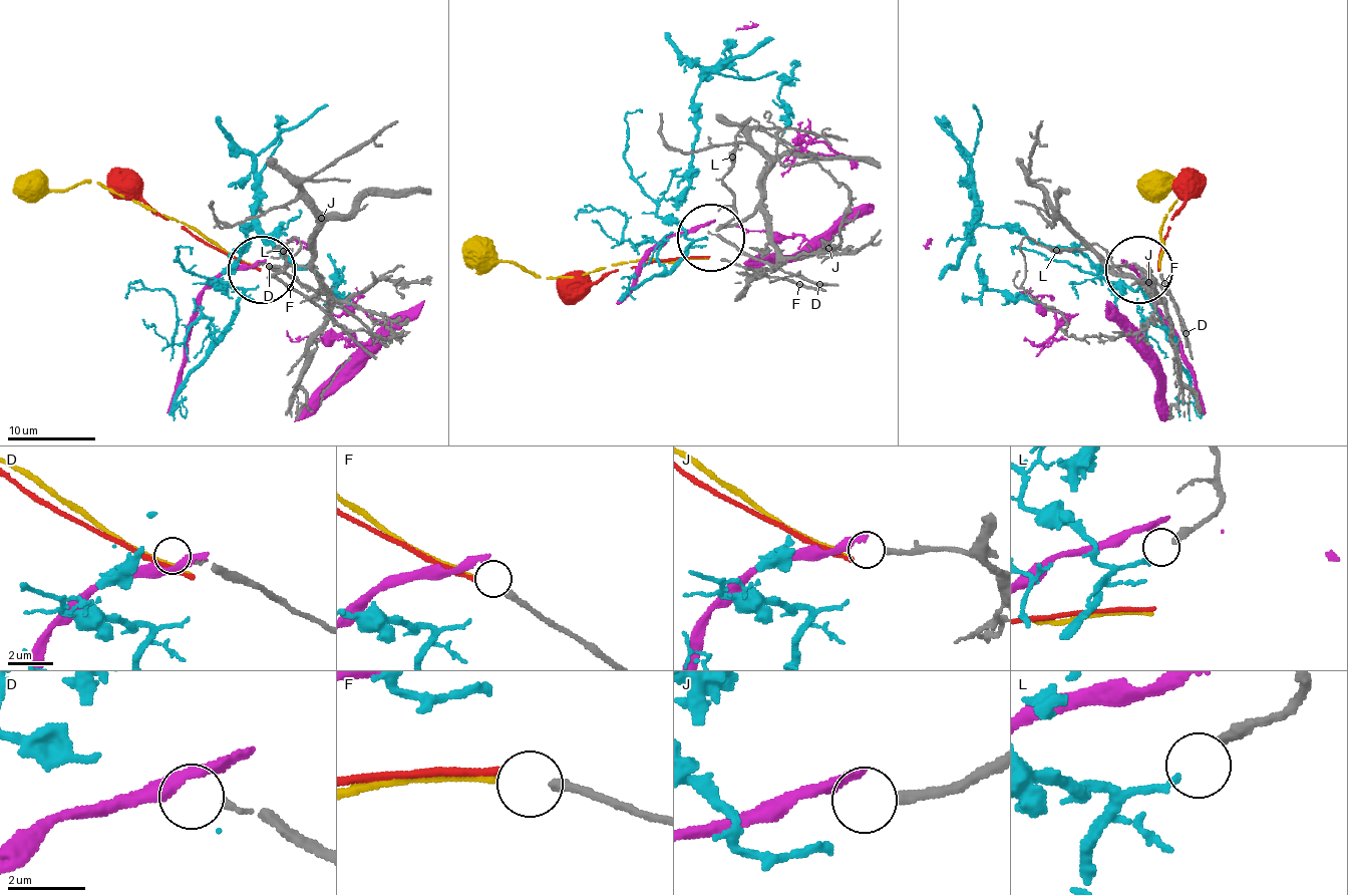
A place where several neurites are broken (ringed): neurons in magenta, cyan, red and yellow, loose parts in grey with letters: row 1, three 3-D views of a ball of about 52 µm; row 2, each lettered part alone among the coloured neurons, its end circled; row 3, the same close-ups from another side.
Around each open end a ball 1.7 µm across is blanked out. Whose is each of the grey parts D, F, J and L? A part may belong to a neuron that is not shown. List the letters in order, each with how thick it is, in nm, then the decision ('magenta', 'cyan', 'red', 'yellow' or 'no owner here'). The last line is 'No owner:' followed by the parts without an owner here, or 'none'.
D: 150 nm thick; no owner here
F: 280 nm thick; yellow
J: 280 nm thick; no owner here
L: 280 nm thick; cyan
No owner: D, J

